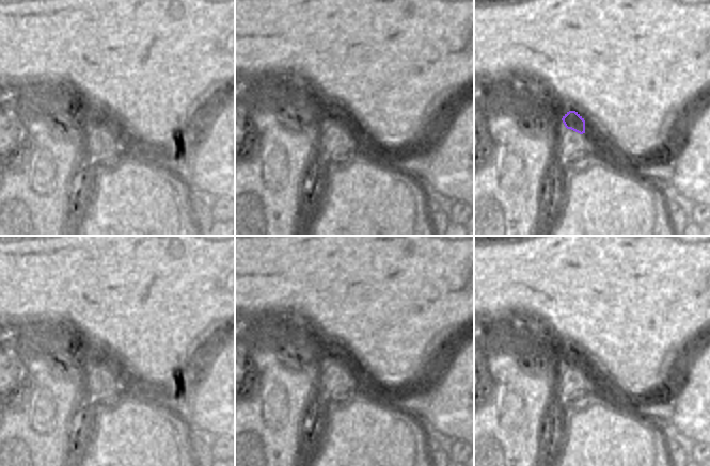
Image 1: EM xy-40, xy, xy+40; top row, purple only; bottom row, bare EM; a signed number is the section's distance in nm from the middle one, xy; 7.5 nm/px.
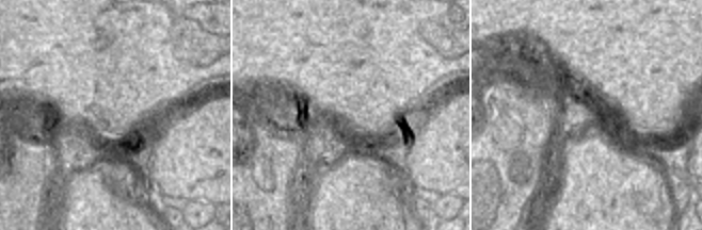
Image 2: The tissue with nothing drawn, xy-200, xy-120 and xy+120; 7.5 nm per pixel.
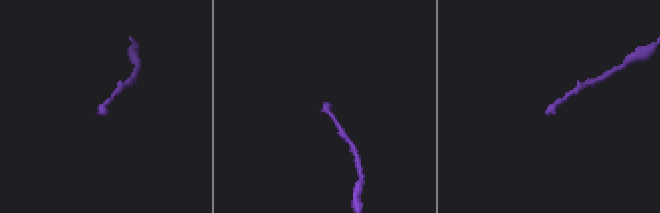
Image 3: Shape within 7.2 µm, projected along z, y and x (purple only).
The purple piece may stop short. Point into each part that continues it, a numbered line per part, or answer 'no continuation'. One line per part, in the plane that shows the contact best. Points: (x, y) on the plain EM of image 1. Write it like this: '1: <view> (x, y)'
1: xy+40 (571, 383)

